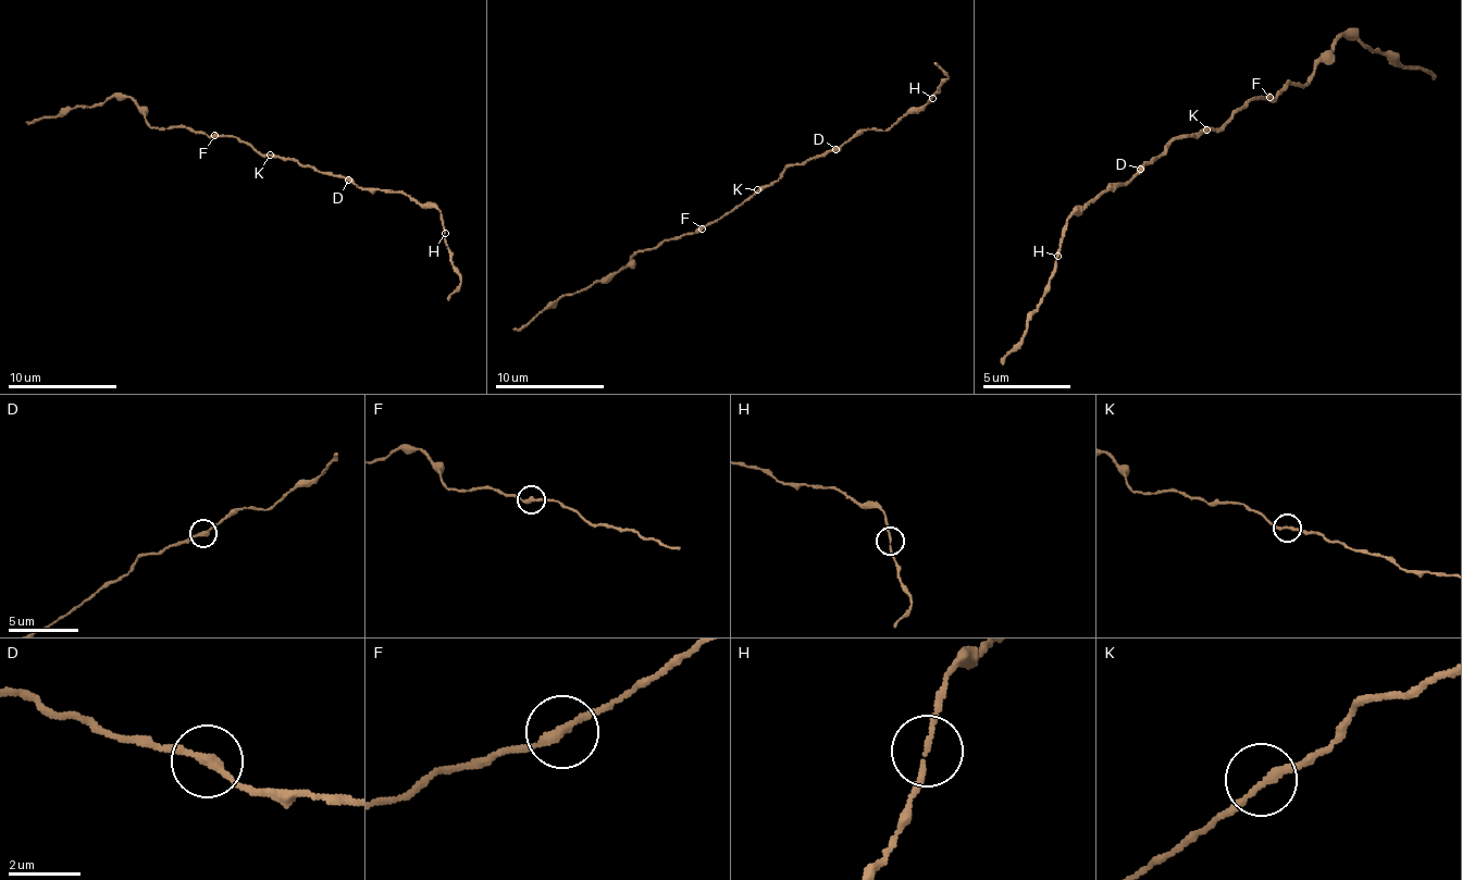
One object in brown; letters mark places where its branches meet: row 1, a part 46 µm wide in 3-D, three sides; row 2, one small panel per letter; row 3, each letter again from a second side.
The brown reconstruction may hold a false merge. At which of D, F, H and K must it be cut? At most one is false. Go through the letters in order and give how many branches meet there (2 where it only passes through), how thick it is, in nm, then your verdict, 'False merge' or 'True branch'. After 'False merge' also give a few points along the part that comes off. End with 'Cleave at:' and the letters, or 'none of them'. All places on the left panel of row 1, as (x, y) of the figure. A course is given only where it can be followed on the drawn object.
D: Branches: 2. Thickness 240 nm. True branch
F: Branches: 2. Thickness 240 nm. True branch
H: Branches: 2. Thickness 130 nm. True branch
K: Branches: 2. Thickness 200 nm. True branch
Cleave at: none of them

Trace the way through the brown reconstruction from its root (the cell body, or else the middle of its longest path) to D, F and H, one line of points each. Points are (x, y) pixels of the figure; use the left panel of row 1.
D: (272, 155), (294, 158), (302, 165), (313, 165), (319, 171), (348, 180)
F: (272, 155), (261, 155), (234, 136), (215, 136)
H: (272, 155), (348, 176), (359, 187), (403, 190), (441, 214), (444, 234)

